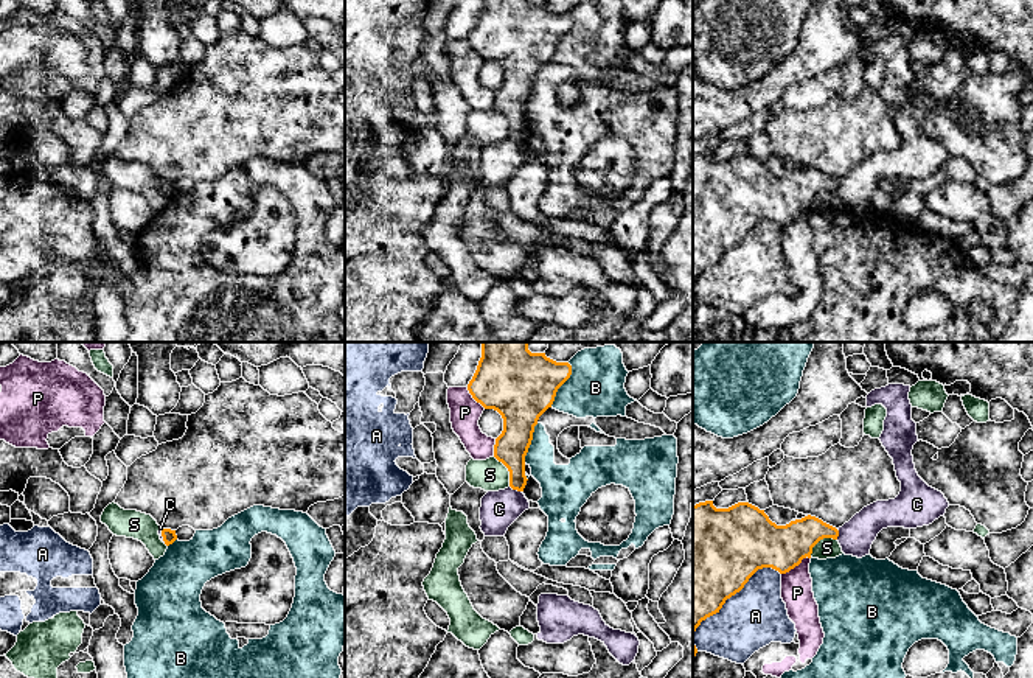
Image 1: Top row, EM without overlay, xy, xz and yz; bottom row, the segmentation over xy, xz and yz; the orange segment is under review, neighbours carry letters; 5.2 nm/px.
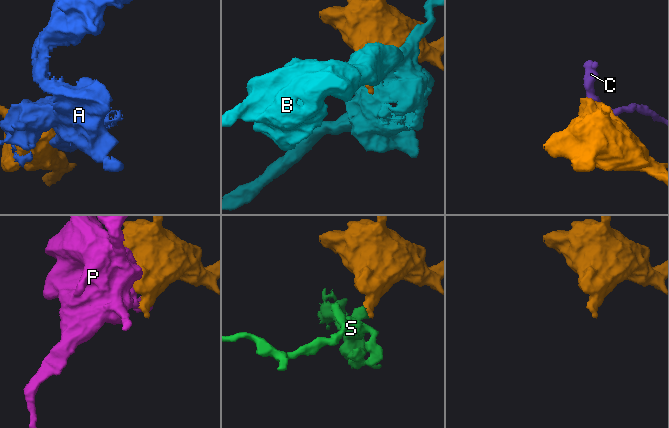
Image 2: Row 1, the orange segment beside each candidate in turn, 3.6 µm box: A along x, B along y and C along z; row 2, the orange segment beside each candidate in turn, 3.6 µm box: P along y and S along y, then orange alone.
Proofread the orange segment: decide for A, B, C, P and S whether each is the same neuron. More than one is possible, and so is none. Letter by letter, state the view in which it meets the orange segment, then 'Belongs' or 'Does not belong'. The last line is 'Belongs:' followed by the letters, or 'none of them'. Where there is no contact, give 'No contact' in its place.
A: Touches orange in yz. Does not belong
B: Touches orange in xz. Does not belong
C: Touches orange in xz. Does not belong
P: Touches orange in yz. Does not belong
S: Touches orange in yz. Does not belong
Belongs: none of them

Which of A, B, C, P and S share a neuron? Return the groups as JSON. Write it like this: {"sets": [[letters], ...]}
{"sets": [["A"], ["B"], ["C"], ["P"], ["S"]]}

